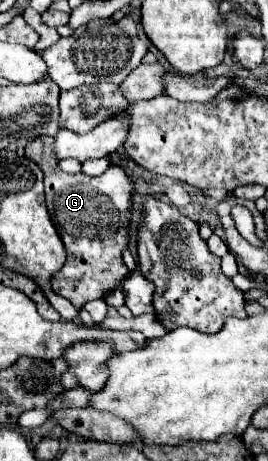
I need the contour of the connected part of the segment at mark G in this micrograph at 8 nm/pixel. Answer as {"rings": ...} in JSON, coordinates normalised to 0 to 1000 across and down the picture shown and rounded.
{"rings":[[[153,293],[101,310],[93,336],[131,349],[168,380],[168,440],[198,488],[250,540],[250,570],[190,605],[213,640],[257,649],[280,666],[407,640],[481,592],[459,570],[459,540],[481,531],[481,484],[496,449],[496,393],[444,358],[407,358],[384,380],[257,380],[220,367],[198,297]]]}

